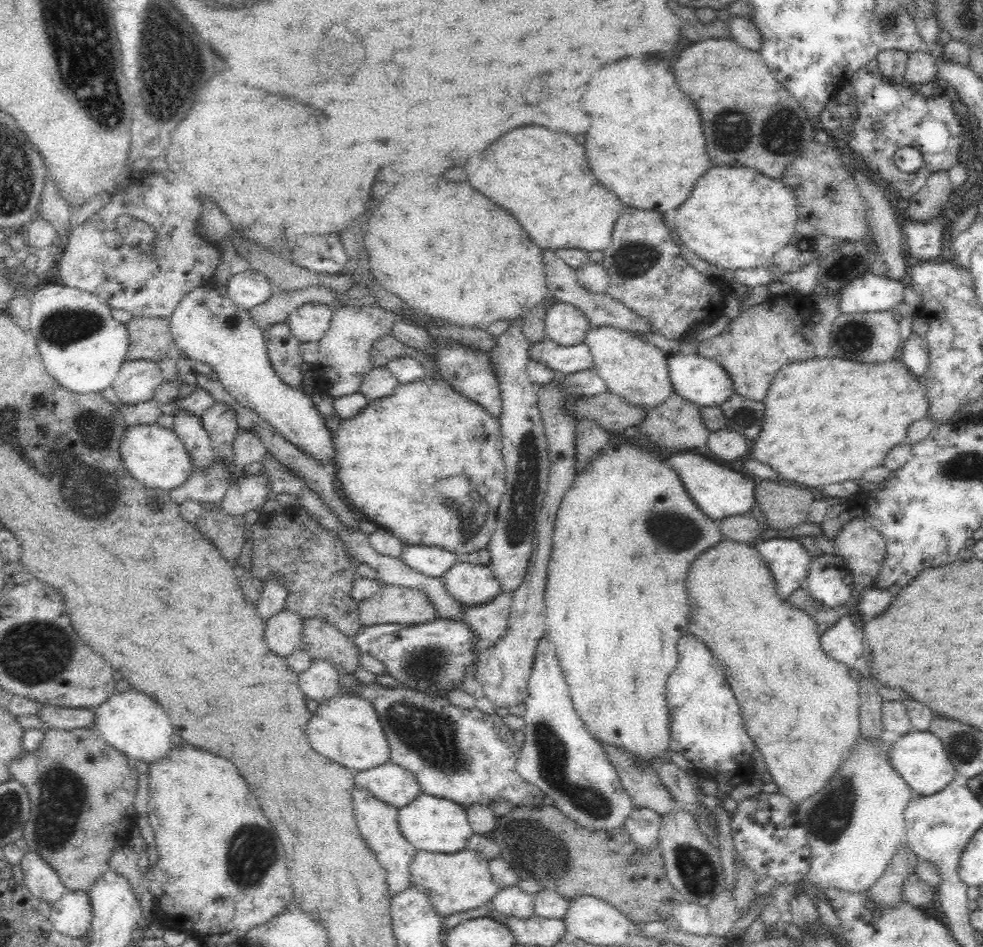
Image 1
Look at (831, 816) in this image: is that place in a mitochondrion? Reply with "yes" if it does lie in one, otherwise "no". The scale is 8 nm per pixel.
yes

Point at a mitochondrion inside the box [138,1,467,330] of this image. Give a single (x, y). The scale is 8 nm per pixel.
(168, 75)

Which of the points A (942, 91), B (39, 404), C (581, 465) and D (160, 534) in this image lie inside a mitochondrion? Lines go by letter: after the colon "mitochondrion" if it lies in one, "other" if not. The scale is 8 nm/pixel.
A: other
B: mitochondrion
C: other
D: other

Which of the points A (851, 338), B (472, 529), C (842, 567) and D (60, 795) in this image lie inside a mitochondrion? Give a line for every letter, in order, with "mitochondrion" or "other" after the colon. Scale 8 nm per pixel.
A: mitochondrion
B: mitochondrion
C: other
D: mitochondrion

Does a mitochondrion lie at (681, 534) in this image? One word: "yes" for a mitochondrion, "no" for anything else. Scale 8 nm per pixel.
yes

